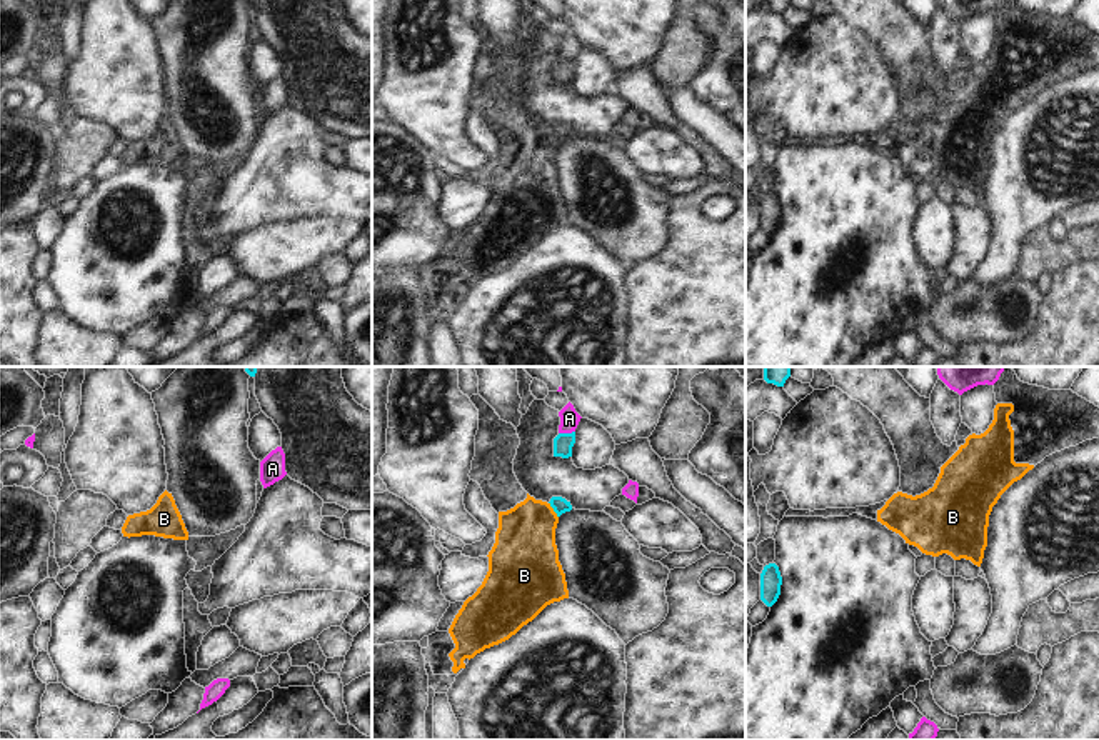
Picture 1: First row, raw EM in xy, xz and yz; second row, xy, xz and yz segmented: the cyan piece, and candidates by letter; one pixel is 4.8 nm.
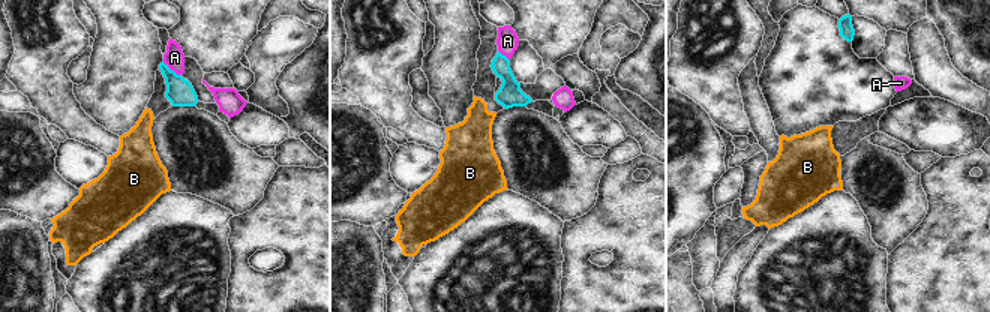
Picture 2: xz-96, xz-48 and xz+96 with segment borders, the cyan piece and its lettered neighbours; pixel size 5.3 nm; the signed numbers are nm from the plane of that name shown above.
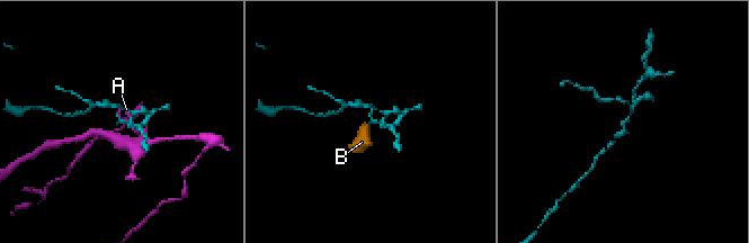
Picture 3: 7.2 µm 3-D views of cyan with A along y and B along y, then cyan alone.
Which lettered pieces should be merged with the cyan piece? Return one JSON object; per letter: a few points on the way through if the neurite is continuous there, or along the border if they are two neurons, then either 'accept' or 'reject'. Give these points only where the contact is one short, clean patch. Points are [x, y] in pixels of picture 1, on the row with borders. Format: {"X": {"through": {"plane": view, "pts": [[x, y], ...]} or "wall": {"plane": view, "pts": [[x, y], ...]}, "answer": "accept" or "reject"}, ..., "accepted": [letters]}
{"A": {"wall": {"plane": "xz", "pts": [[574, 430], [559, 434]]}, "answer": "reject"}, "B": {"wall": {"plane": "xz", "pts": [[549, 502], [557, 517]]}, "answer": "reject"}, "accepted": []}

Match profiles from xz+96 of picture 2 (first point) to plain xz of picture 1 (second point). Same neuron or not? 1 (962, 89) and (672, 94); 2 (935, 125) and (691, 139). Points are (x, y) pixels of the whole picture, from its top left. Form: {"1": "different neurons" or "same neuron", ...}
{"1": "same neuron", "2": "different neurons"}

